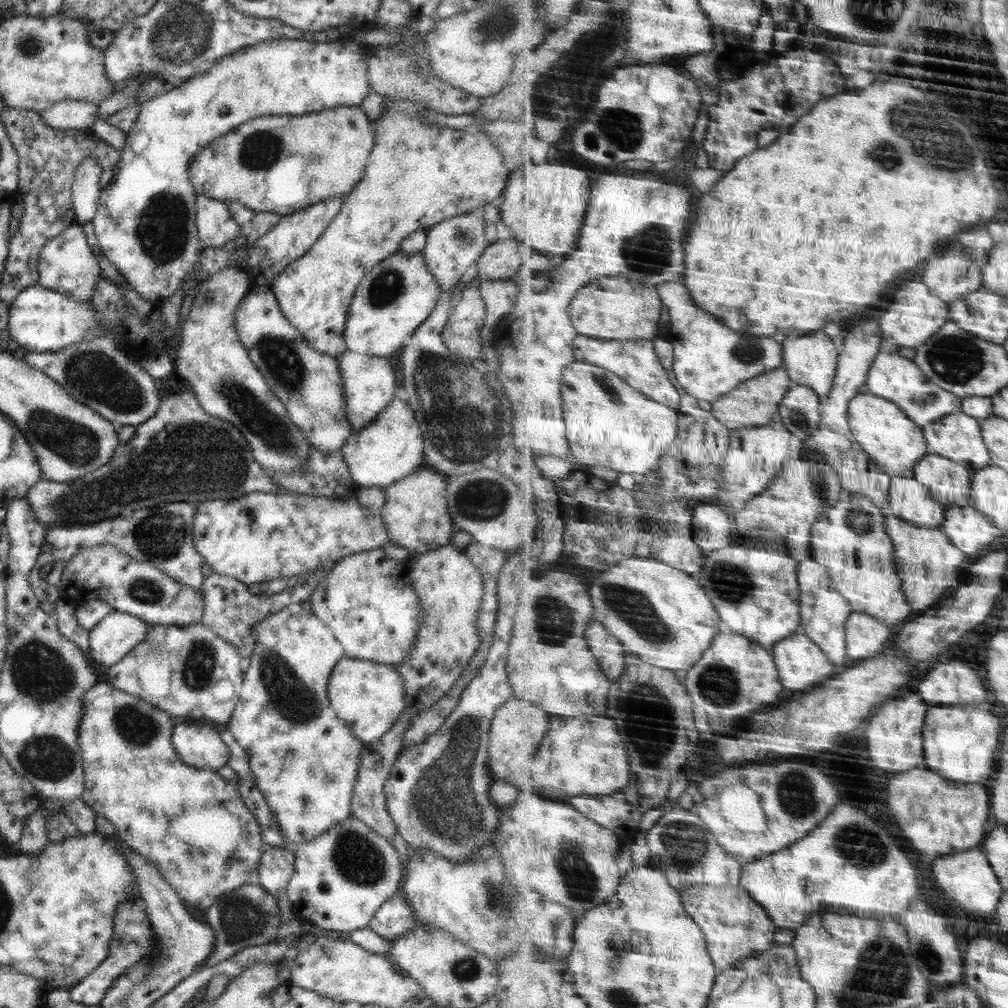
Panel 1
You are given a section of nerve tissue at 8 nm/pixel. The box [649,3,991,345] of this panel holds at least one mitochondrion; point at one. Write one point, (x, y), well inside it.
(939, 138)

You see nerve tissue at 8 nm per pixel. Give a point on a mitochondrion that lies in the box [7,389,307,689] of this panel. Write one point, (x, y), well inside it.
(92, 499)

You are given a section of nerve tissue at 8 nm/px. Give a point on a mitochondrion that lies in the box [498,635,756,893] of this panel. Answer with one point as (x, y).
(649, 715)

